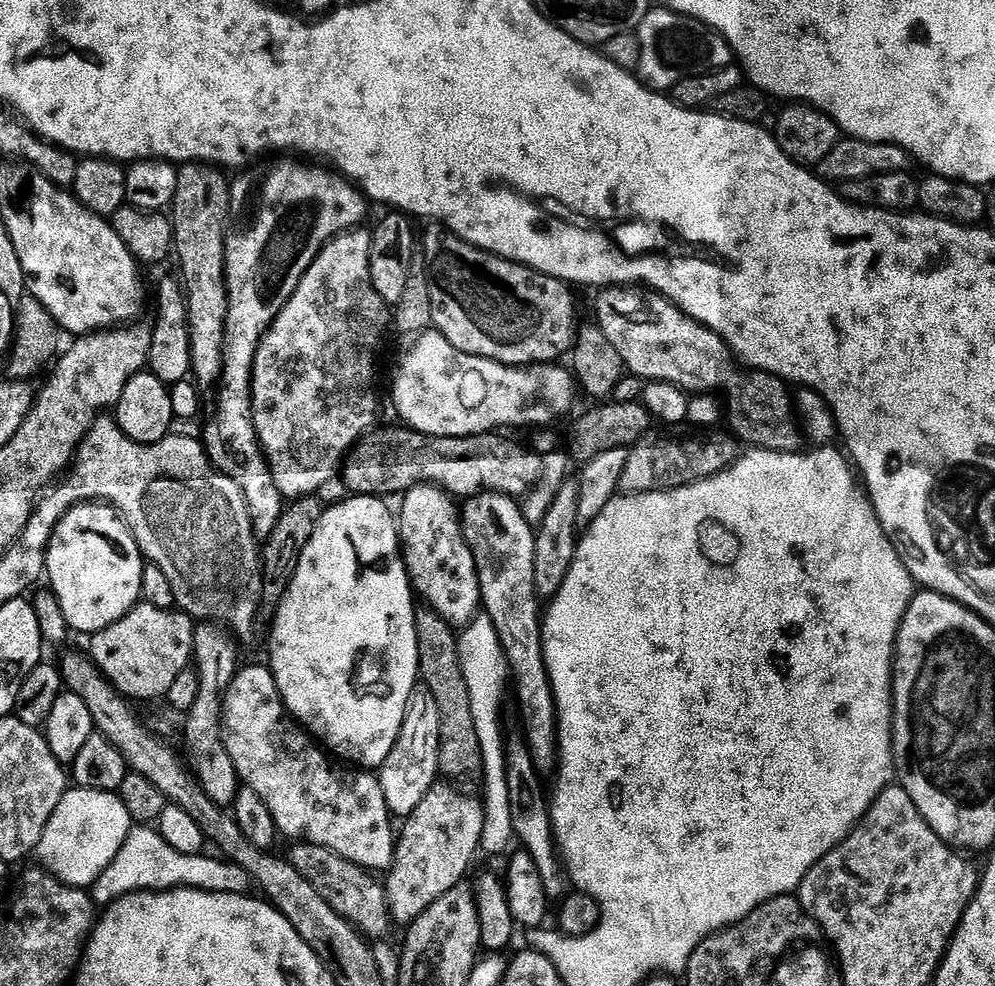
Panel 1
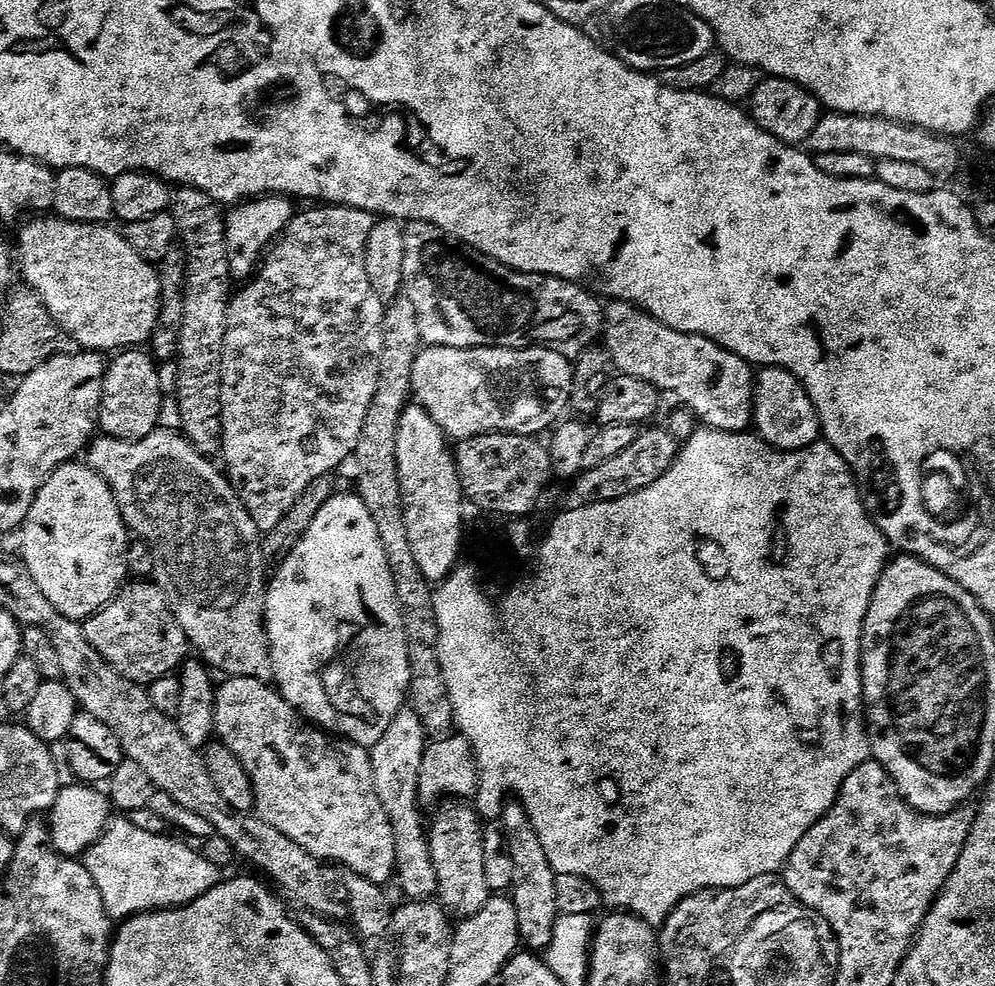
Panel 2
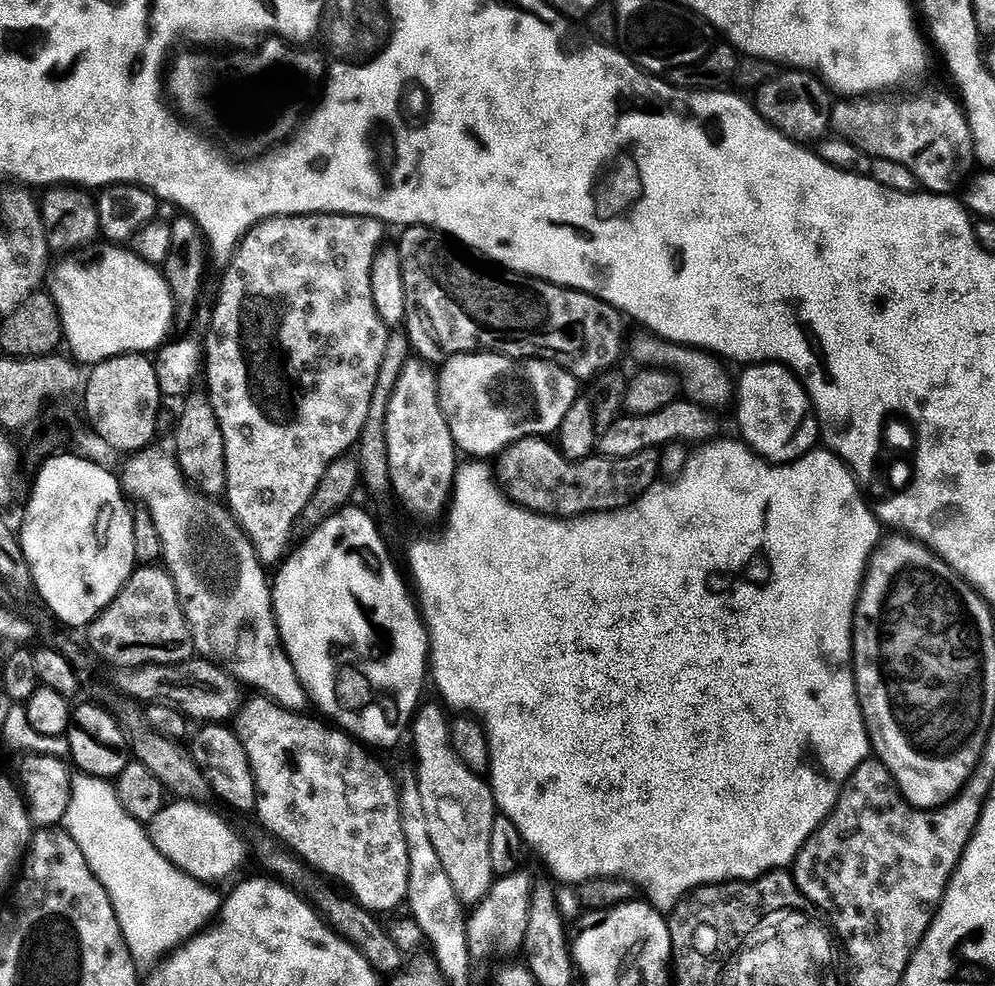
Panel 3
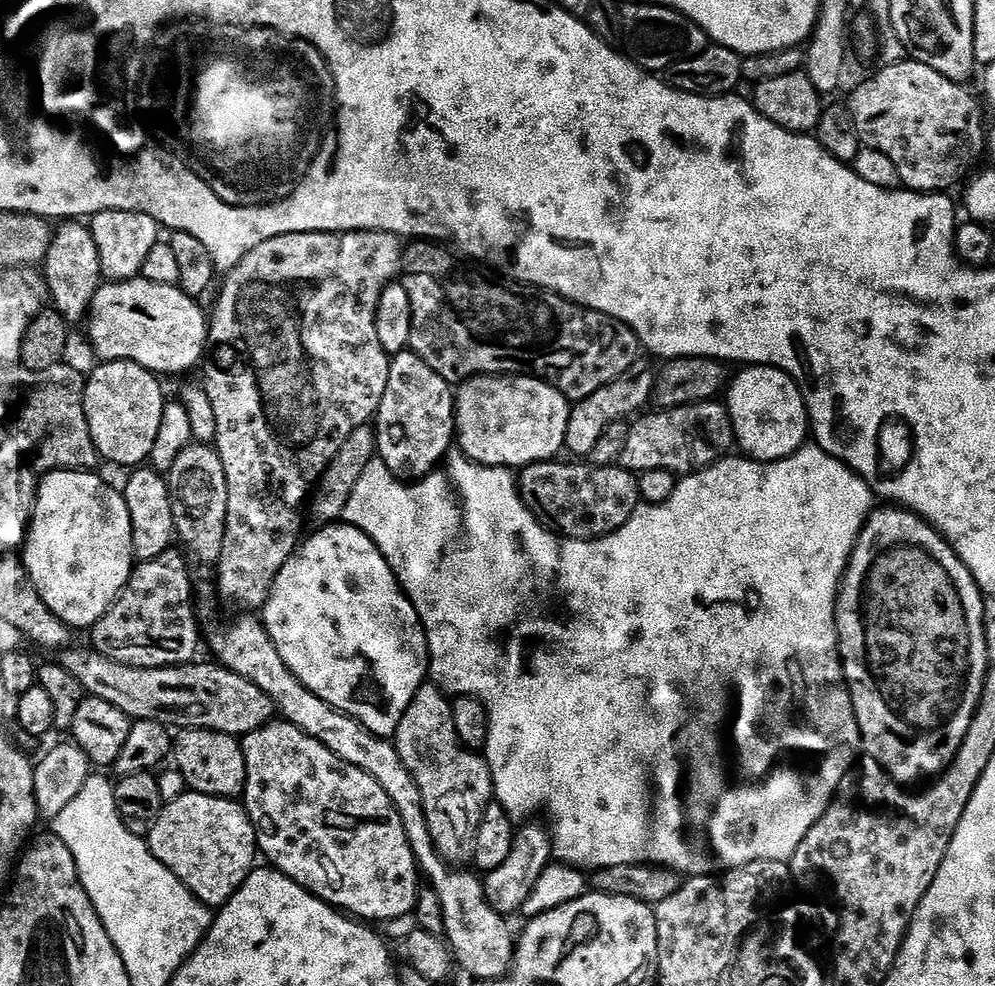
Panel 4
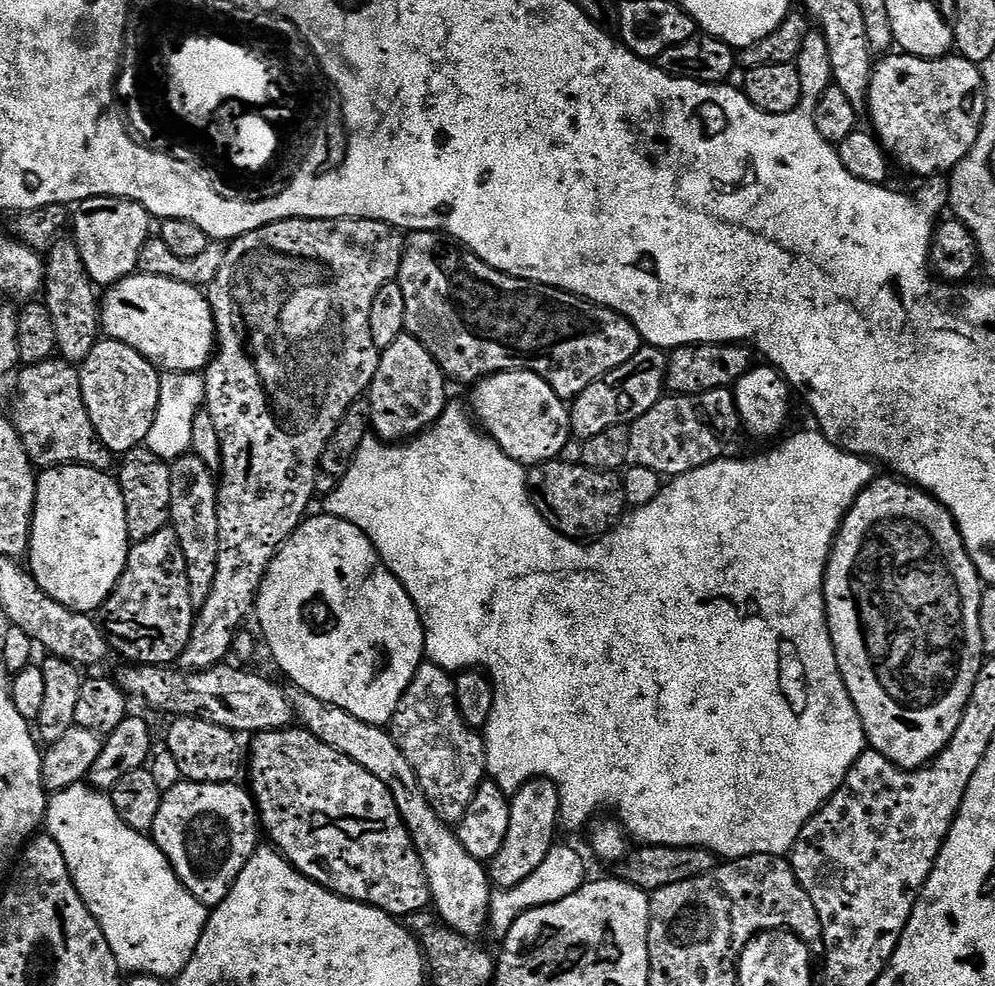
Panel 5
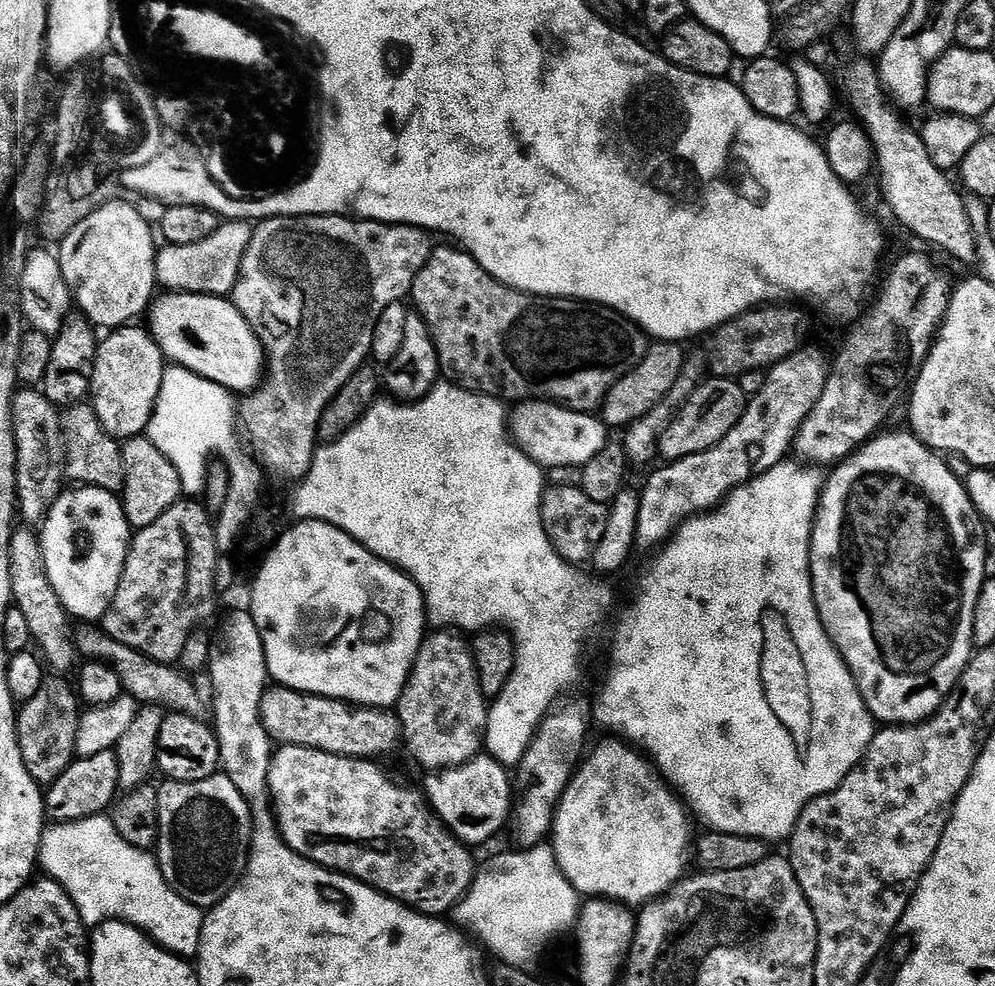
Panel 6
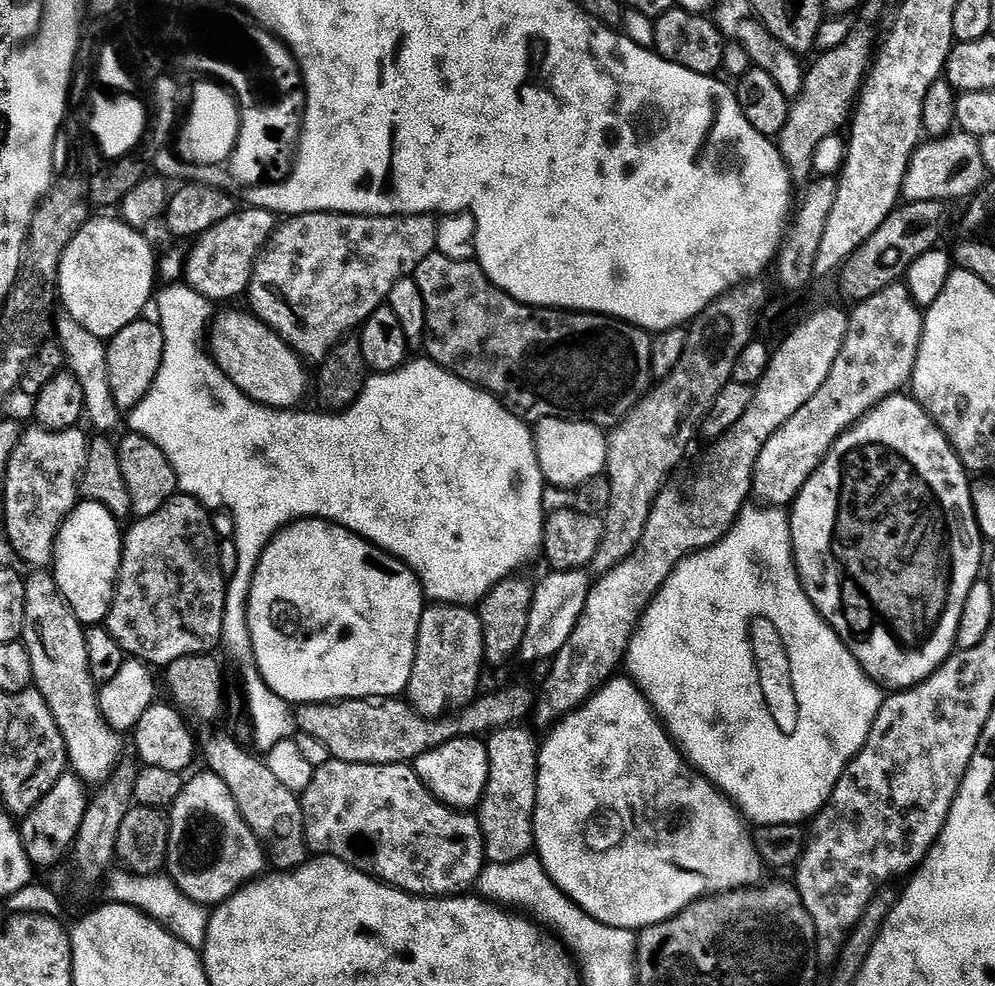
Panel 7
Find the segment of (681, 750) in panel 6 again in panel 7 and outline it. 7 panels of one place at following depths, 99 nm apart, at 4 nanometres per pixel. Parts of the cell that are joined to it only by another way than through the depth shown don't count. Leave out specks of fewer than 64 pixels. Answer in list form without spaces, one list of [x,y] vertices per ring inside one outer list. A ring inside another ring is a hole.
[[[771,506],[752,507],[745,507],[732,529],[717,544],[685,556],[678,562],[636,625],[636,633],[628,643],[626,669],[632,683],[648,699],[653,711],[667,728],[668,735],[676,741],[676,747],[684,753],[685,760],[740,809],[745,821],[753,825],[756,823],[756,826],[800,824],[815,816],[827,804],[829,794],[844,773],[844,767],[861,752],[882,703],[882,688],[864,673],[838,634],[820,617],[810,602],[800,581],[800,574],[796,571],[789,513]]]

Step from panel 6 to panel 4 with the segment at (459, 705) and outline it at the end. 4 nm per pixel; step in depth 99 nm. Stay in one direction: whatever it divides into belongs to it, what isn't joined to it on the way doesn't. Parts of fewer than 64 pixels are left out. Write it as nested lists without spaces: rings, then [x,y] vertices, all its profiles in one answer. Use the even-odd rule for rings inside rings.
[[[425,682],[414,694],[412,704],[402,714],[402,722],[398,722],[394,743],[406,770],[412,772],[414,782],[422,794],[422,806],[426,814],[426,826],[430,830],[430,838],[437,852],[449,862],[460,860],[474,844],[474,833],[480,826],[482,806],[493,803],[492,775],[488,769],[488,761],[479,751],[470,749],[458,738],[458,730],[454,730],[454,718],[449,697],[435,683]]]

